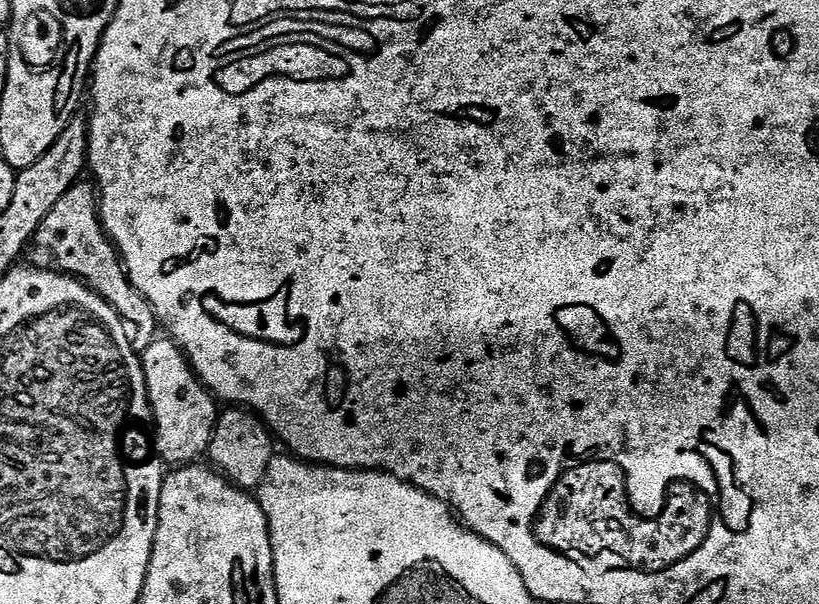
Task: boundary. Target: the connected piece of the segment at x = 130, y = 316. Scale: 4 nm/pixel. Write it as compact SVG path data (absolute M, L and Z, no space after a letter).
M76 183L63 194L41 222L34 240L56 259L55 267L59 271L74 276L77 280L83 280L103 300L110 302L110 306L114 306L114 310L134 333L136 350L142 354L158 336L156 311L152 309L145 296L132 285L132 279L124 268L124 262L120 259L115 244L104 231L98 196L93 185L89 184Z

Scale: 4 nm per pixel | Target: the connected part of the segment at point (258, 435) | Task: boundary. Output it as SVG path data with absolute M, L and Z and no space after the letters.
M232 406L227 410L229 412L221 411L219 413L216 429L212 435L212 445L208 447L206 453L207 459L212 459L211 463L223 475L227 476L237 488L259 489L266 478L268 467L274 455L274 449L272 449L273 433L255 412L245 410L240 406Z

